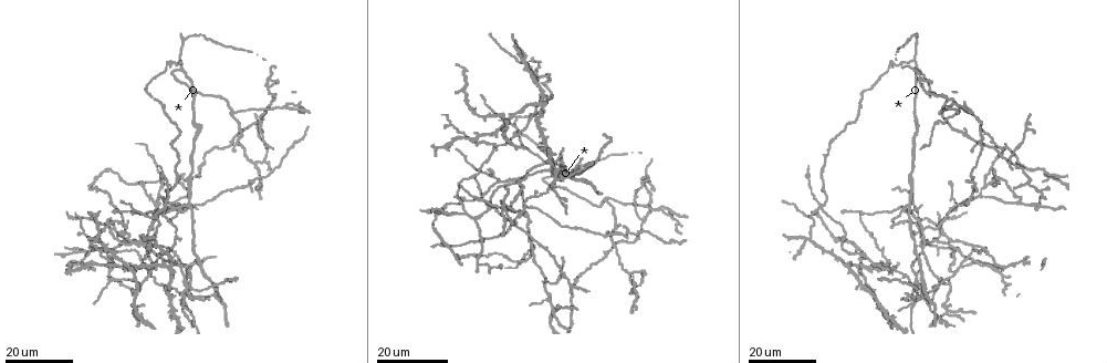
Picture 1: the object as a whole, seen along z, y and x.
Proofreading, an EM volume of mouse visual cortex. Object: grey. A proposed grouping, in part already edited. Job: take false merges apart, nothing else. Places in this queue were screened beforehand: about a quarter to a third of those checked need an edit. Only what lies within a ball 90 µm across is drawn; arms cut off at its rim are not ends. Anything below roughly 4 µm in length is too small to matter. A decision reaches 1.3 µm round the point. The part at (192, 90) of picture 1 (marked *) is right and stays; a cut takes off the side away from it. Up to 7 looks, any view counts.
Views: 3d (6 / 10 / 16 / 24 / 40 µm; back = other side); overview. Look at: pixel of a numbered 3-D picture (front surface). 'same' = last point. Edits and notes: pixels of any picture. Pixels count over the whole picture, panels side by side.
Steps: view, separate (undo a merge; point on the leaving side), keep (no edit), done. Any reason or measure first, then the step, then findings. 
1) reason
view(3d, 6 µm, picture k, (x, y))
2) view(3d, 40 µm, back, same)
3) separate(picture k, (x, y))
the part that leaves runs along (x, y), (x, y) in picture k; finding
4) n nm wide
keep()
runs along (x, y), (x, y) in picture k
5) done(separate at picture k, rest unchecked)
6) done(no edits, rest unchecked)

a fork
view(3d, 24 µm, picture 1, (1037, 206))

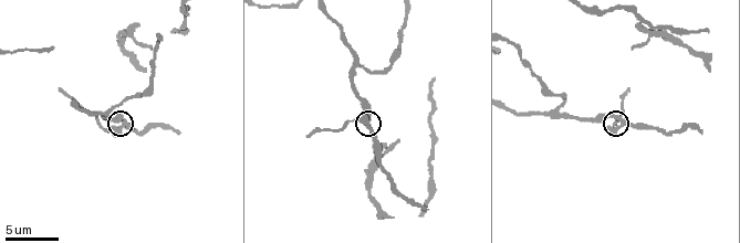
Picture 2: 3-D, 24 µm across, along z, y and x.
view(3d, 6 µm, picture 2, (623, 123))

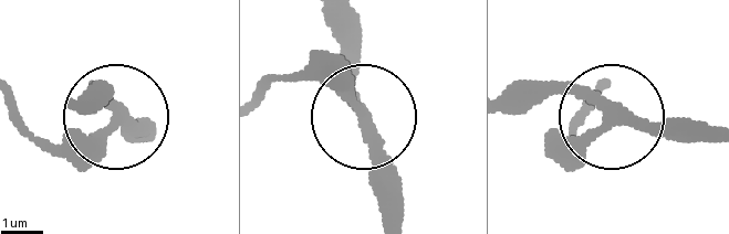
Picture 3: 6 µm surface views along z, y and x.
250 nm wide
keep()
continuous, no second neuron

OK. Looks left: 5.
branch point
view(3d, 24 µm, picture 1, (987, 183))

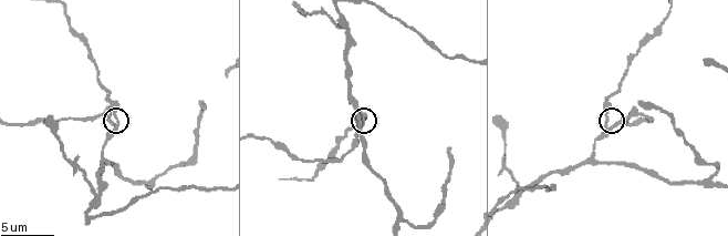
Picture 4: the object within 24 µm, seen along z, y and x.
view(3d, 6 µm, picture 4, (609, 126))

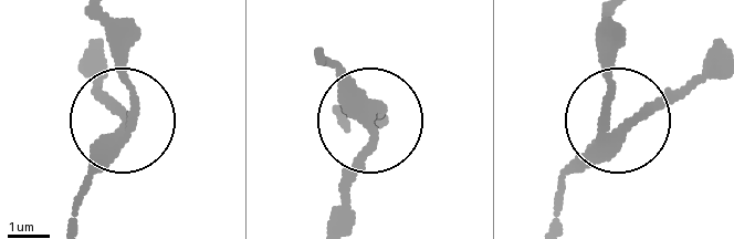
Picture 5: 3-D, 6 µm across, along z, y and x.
3 arms
keep()
runs along (70, 221), (92, 158), (130, 105), (130, 24) in picture 5; continuous, no second neuron

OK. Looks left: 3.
small branch off a trunk
view(3d, 24 µm, picture 1, (268, 79))

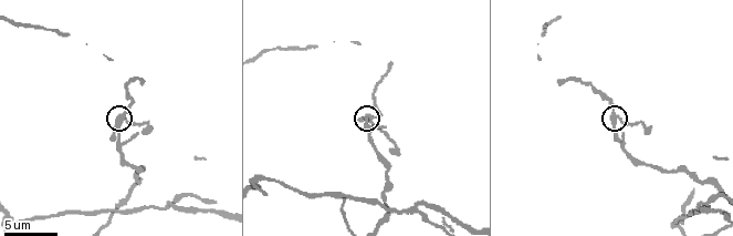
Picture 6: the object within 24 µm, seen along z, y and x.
view(3d, 10 µm, picture 6, (615, 117))

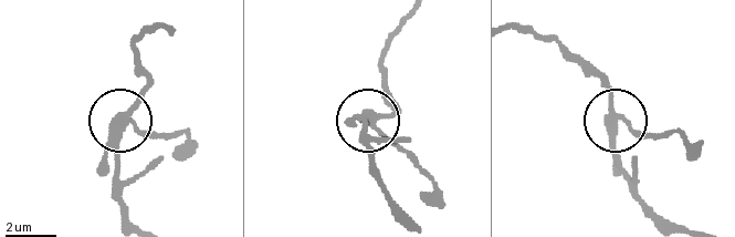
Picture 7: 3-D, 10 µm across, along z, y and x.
280 nm wide
keep()
runs along (667, 222), (632, 183), (616, 126), (658, 136) in picture 7; all the same neuron

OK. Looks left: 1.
done(no edits, rest unchecked)

